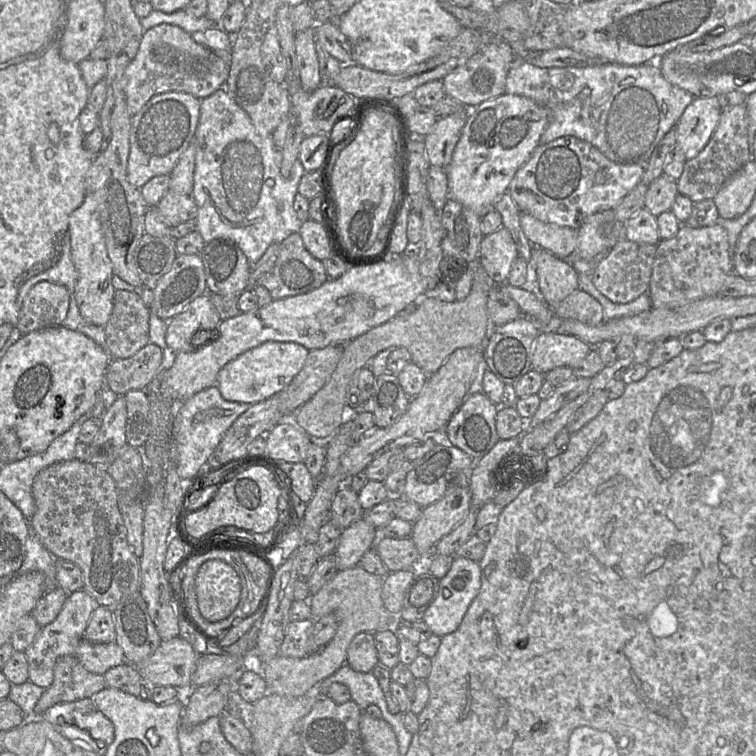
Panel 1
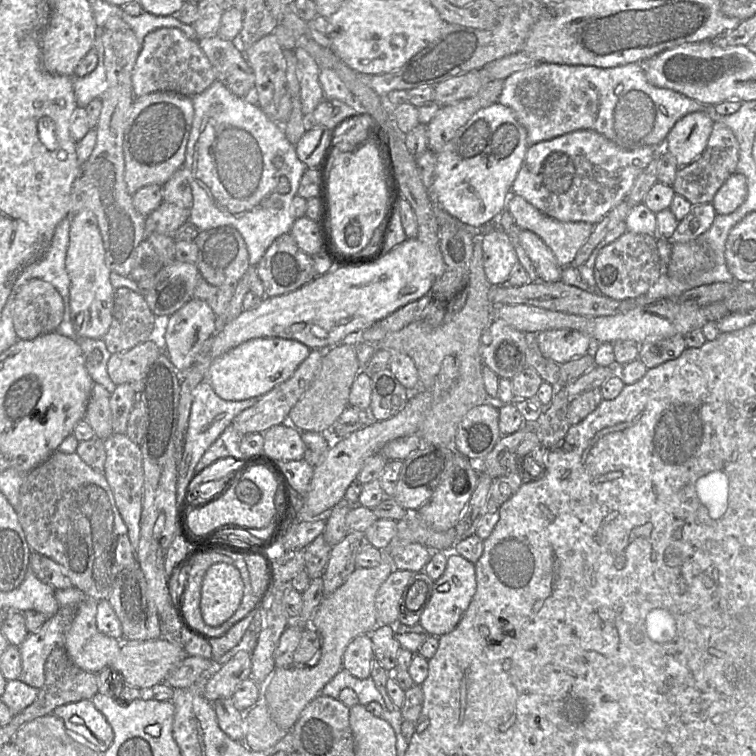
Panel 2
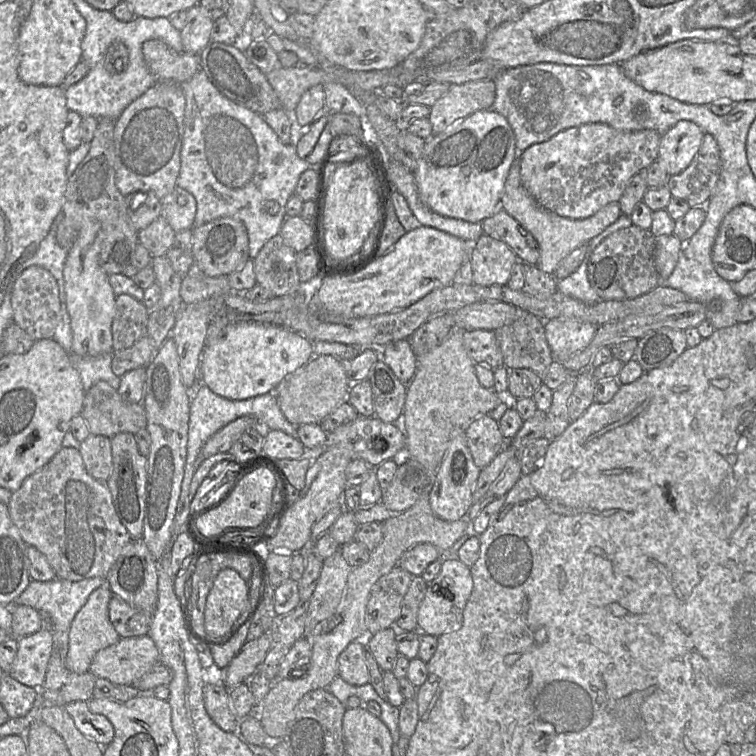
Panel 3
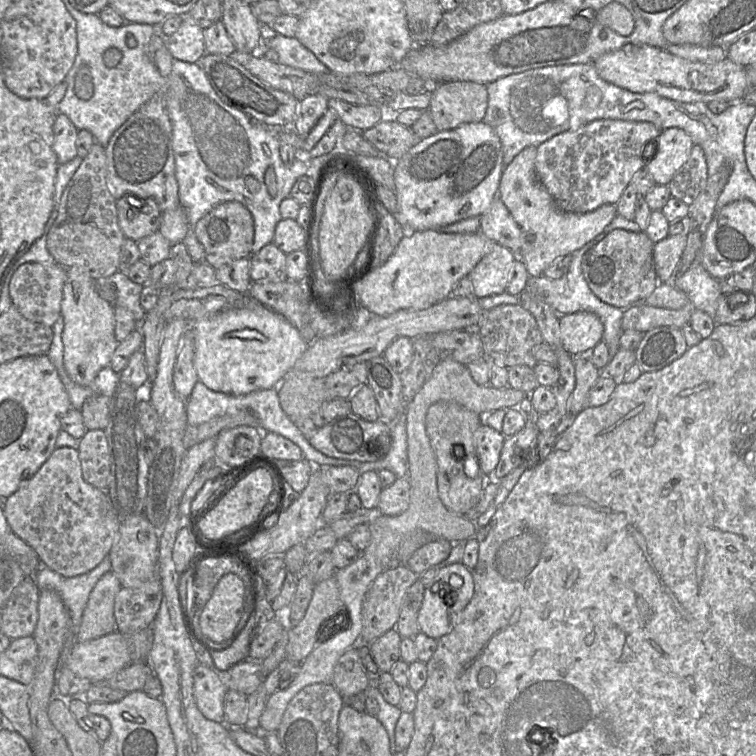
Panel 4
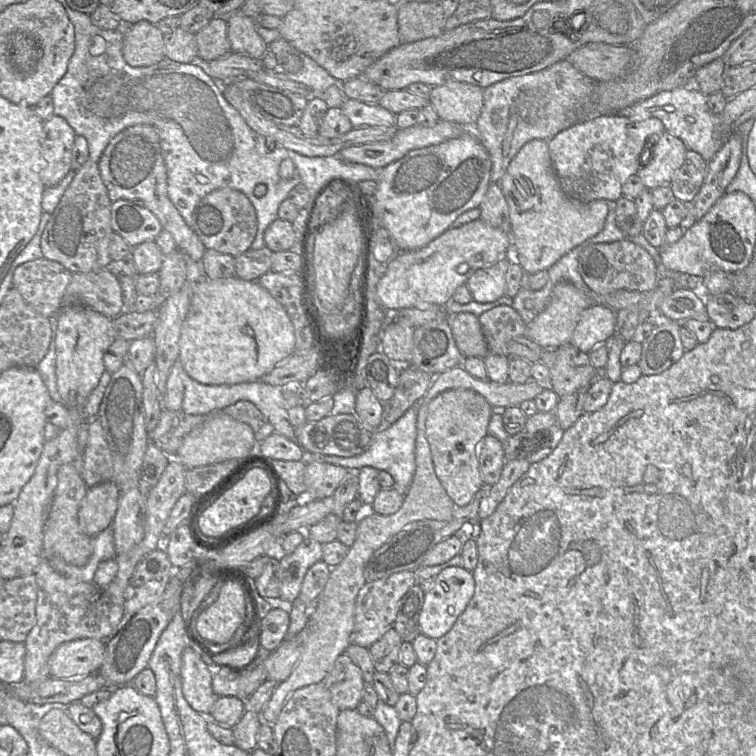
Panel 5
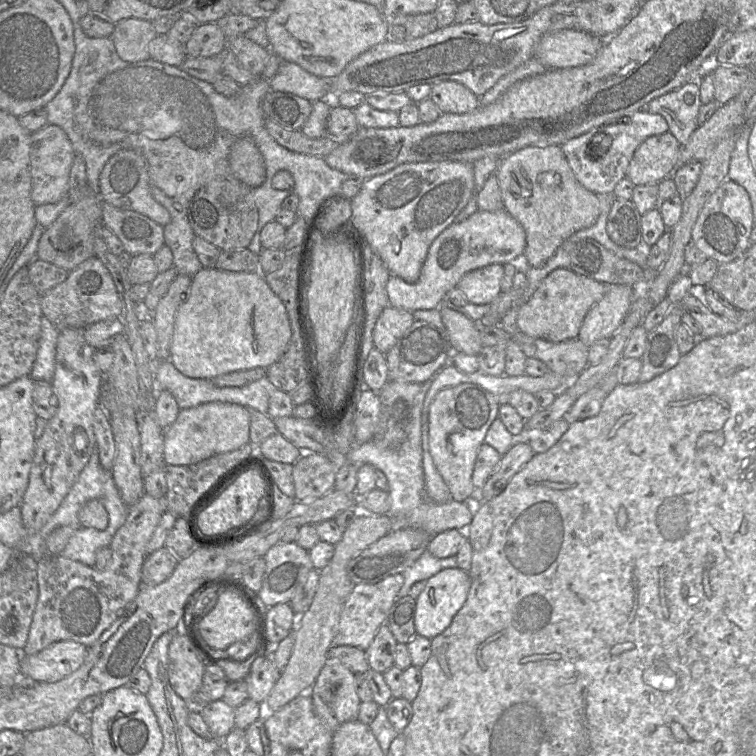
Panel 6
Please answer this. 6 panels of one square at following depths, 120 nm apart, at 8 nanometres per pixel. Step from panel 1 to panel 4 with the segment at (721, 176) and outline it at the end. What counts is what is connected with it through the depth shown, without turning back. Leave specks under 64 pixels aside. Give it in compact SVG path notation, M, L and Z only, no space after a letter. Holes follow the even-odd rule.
M694 144L689 159L667 186L672 197L690 205L705 187L708 177L705 153L700 145Z

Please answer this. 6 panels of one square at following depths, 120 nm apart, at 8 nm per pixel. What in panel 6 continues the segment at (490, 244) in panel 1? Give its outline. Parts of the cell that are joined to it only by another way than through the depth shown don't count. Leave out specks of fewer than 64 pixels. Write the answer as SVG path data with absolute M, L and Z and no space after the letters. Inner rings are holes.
M491 264L465 274L457 284L469 303L490 304L501 294L501 280L504 275L502 264Z

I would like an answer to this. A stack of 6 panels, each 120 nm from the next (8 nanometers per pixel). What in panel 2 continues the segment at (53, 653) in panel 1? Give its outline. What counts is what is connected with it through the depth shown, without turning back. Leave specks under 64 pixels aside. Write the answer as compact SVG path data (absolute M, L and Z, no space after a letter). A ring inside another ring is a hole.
M60 606L57 613L48 618L38 631L28 633L27 637L19 645L22 662L19 677L21 681L38 689L44 685L46 659L54 648L65 648L66 635L71 627L77 608L76 606Z

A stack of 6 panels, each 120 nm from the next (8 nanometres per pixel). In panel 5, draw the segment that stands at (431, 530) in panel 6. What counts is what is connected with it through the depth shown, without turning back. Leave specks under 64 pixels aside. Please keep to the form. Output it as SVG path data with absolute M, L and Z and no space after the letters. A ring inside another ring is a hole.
M417 406L411 407L400 419L390 425L383 425L373 433L369 448L360 455L354 457L330 456L309 452L303 449L303 457L300 461L305 464L310 462L325 462L344 467L350 471L359 471L370 466L379 471L388 472L395 480L395 488L400 492L406 492L412 483L416 470L415 441L417 436Z

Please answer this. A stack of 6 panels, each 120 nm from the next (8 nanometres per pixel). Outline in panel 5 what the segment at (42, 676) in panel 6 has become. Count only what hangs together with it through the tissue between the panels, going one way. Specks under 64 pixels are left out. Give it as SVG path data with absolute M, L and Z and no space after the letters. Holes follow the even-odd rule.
M86 638L62 643L49 657L50 677L72 679L98 674L104 654L104 640Z

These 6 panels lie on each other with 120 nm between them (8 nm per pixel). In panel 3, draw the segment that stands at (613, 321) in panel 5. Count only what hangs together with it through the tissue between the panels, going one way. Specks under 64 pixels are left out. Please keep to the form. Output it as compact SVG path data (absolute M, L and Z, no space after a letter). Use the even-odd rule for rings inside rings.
M567 318L545 321L545 336L554 358L569 357L583 350L593 340L598 327Z

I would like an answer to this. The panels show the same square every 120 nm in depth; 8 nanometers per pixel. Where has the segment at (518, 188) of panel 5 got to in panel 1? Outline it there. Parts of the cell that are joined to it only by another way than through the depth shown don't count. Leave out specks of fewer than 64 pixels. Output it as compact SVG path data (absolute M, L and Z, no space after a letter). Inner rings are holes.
M521 212L520 224L534 247L544 249L560 259L566 259L576 248L578 229L545 223Z

